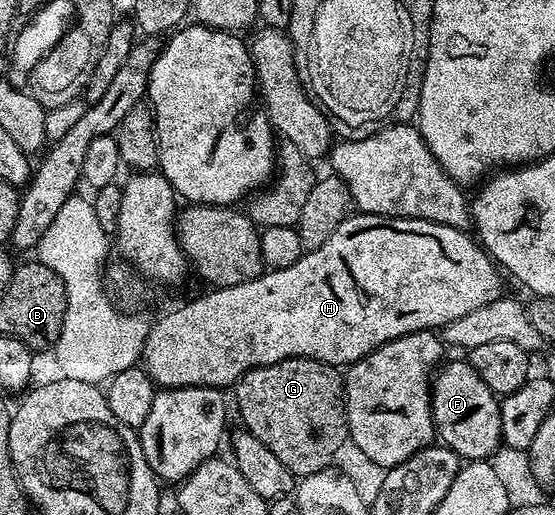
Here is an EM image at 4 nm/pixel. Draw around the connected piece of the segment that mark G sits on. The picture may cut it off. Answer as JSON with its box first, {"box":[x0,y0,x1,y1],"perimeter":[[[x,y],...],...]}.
{"box":[232,356,348,478],"perimeter":[[[303,356],[296,358],[287,358],[275,364],[268,366],[260,366],[248,370],[241,376],[237,384],[233,385],[234,400],[232,396],[232,404],[238,407],[238,416],[242,419],[241,427],[245,431],[252,433],[256,438],[260,438],[260,442],[264,442],[264,446],[268,446],[268,450],[272,450],[272,454],[276,454],[276,458],[280,458],[280,462],[284,462],[284,466],[288,466],[288,470],[296,478],[307,476],[308,474],[316,474],[320,470],[331,467],[334,463],[334,455],[336,448],[340,446],[348,438],[348,429],[346,426],[346,389],[344,387],[344,376],[341,371],[333,364],[325,364],[319,360],[309,360]]]}

